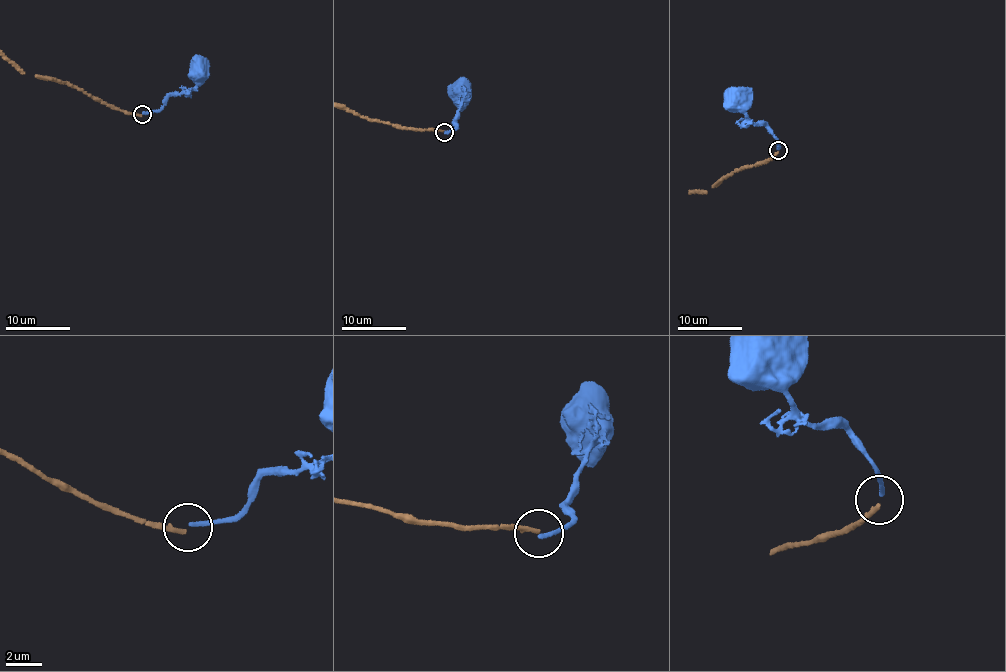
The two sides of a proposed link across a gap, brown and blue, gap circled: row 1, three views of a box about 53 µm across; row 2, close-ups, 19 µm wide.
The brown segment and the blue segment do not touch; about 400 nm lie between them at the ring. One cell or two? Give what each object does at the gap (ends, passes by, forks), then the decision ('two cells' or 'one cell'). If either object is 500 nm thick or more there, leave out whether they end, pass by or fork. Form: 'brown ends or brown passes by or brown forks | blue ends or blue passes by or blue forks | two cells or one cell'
brown ends | blue ends | one cell

